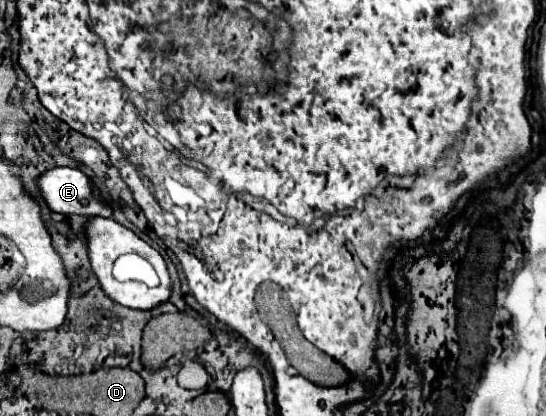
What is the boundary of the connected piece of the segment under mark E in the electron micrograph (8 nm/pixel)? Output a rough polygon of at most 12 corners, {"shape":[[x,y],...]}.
{"shape":[[72,167],[38,175],[50,211],[110,217],[90,179]]}

